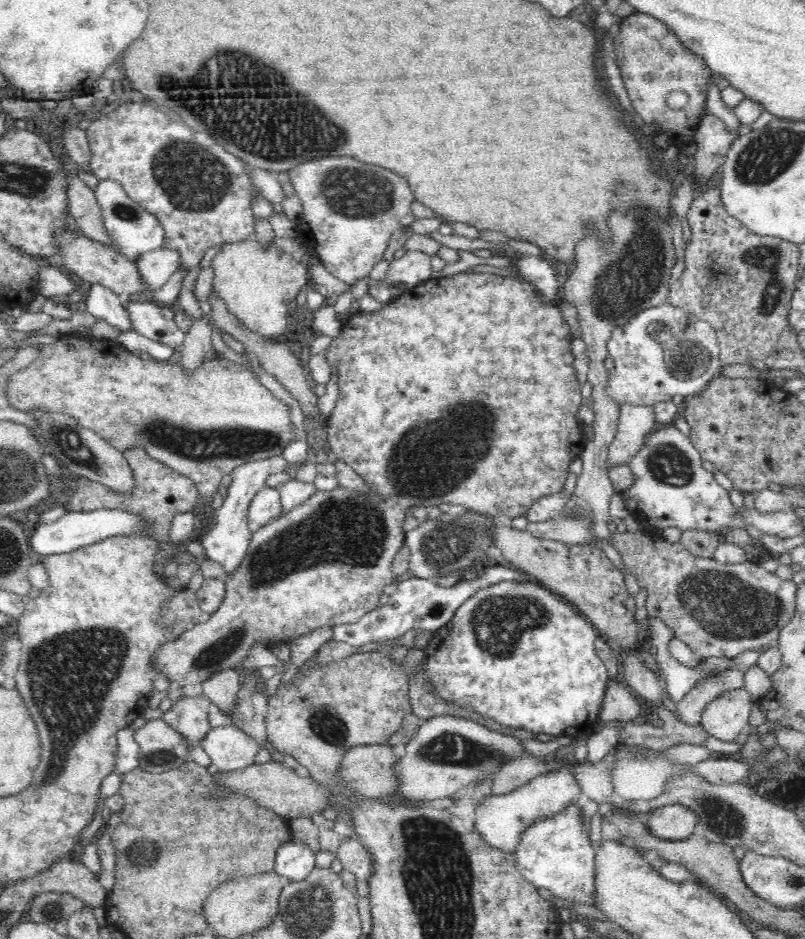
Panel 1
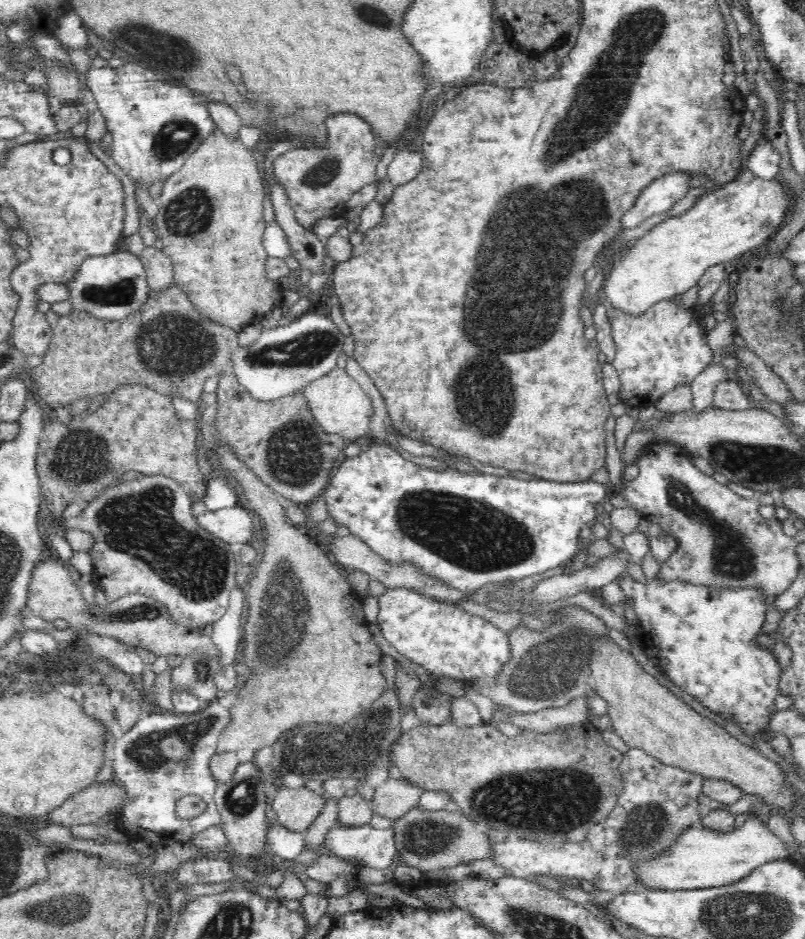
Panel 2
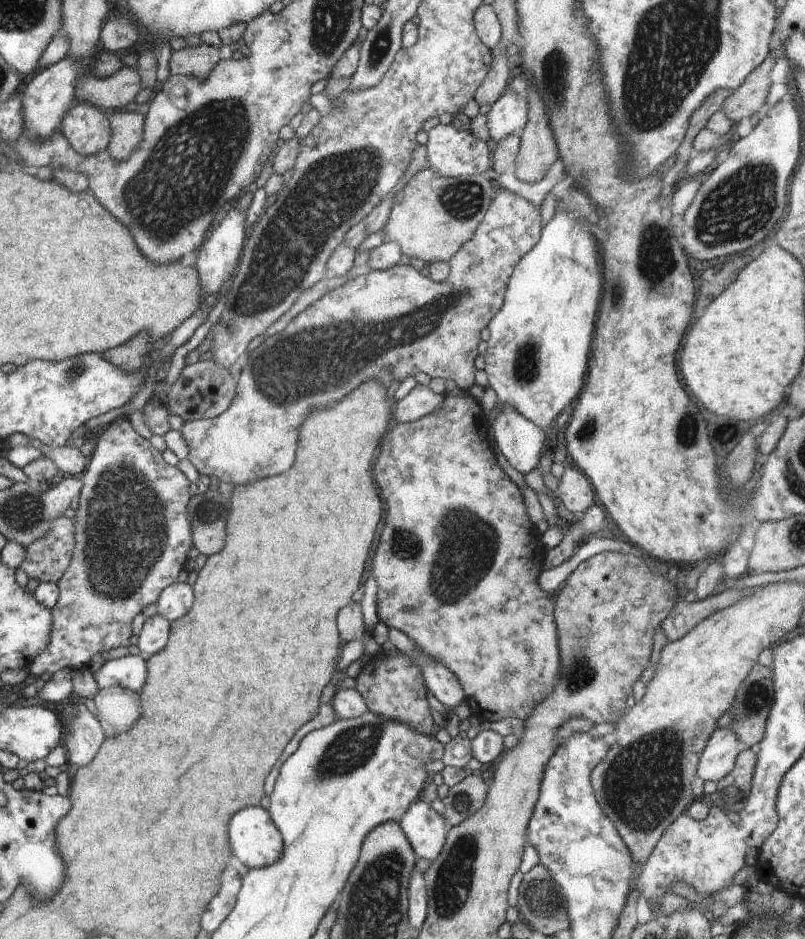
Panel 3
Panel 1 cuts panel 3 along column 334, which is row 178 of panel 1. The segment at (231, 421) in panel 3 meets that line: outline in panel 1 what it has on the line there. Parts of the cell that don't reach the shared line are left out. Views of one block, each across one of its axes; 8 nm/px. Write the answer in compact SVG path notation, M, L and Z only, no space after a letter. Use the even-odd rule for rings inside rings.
M315 158L293 166L283 178L291 183L302 203L302 218L314 238L309 249L331 276L348 286L368 277L380 259L384 259L392 234L400 228L410 227L416 219L410 209L415 196L408 181L378 165L364 164L354 158Z

